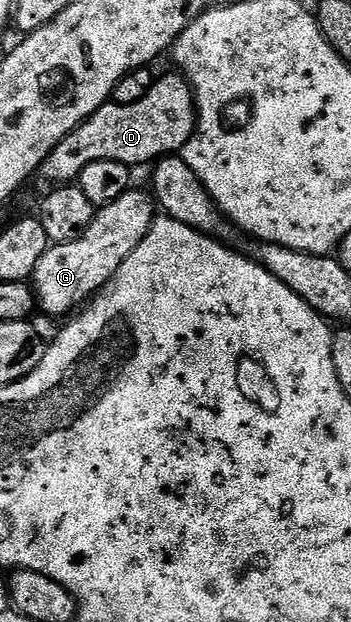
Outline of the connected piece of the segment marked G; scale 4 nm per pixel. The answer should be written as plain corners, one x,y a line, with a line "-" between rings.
131,190
120,194
116,202
95,211
92,226
88,226
88,230
80,238
76,238
76,242
55,244
46,251
46,256
40,258
32,277
36,304
41,311
43,308
50,316
69,317
113,281
120,266
134,253
136,246
140,246
140,242
154,225
156,205
143,192

